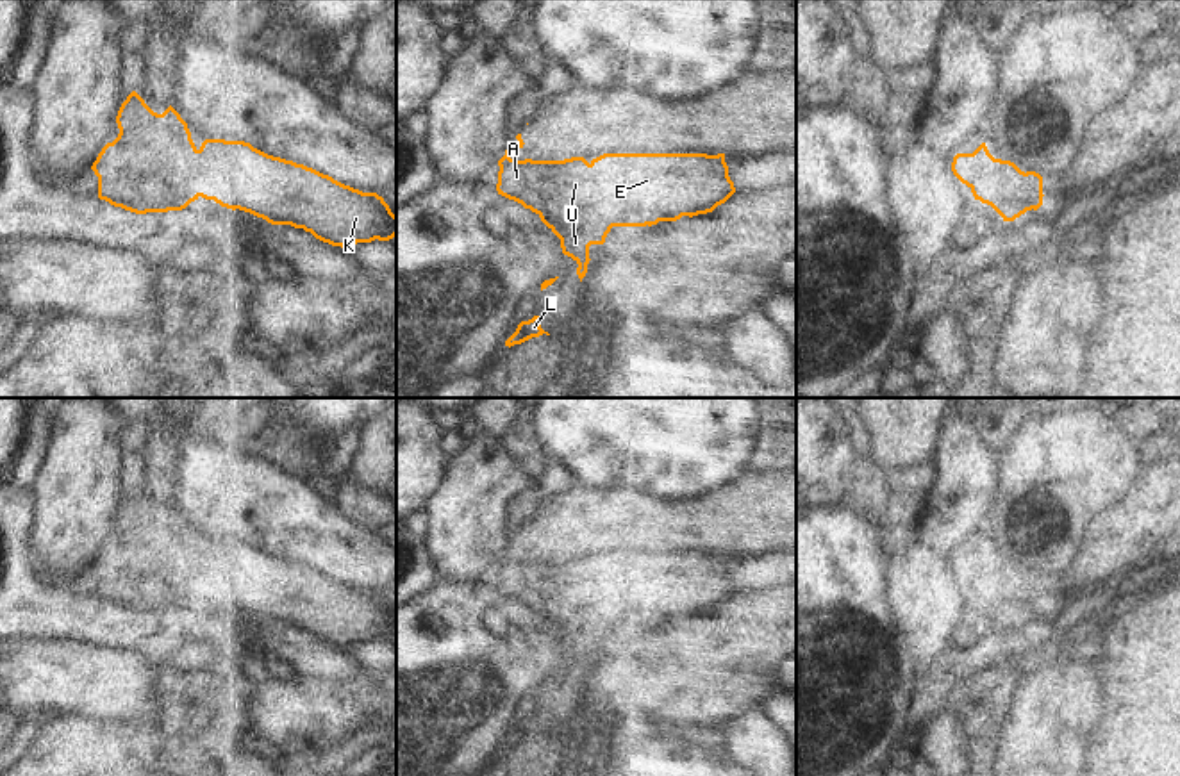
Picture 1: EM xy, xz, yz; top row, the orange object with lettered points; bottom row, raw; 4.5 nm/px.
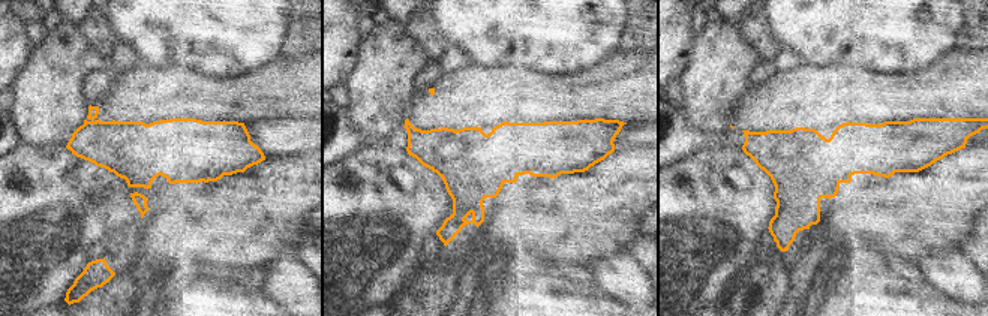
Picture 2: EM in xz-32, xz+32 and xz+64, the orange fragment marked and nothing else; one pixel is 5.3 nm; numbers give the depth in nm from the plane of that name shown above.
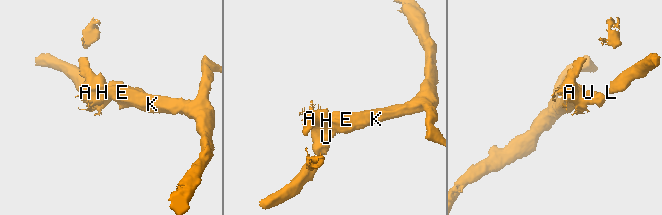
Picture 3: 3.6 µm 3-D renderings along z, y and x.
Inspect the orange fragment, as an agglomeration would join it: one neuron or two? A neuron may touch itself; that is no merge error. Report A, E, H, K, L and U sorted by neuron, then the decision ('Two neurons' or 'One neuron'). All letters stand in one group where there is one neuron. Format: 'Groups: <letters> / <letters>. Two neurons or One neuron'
Groups: A E H K L U. One neuron

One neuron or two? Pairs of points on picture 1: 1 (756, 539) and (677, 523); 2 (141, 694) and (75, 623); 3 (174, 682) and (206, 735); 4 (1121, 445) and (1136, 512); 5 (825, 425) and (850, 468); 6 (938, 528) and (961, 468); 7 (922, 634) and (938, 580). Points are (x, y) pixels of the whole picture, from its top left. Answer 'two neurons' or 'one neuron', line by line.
1: one neuron
2: two neurons
3: one neuron
4: two neurons
5: one neuron
6: one neuron
7: one neuron

